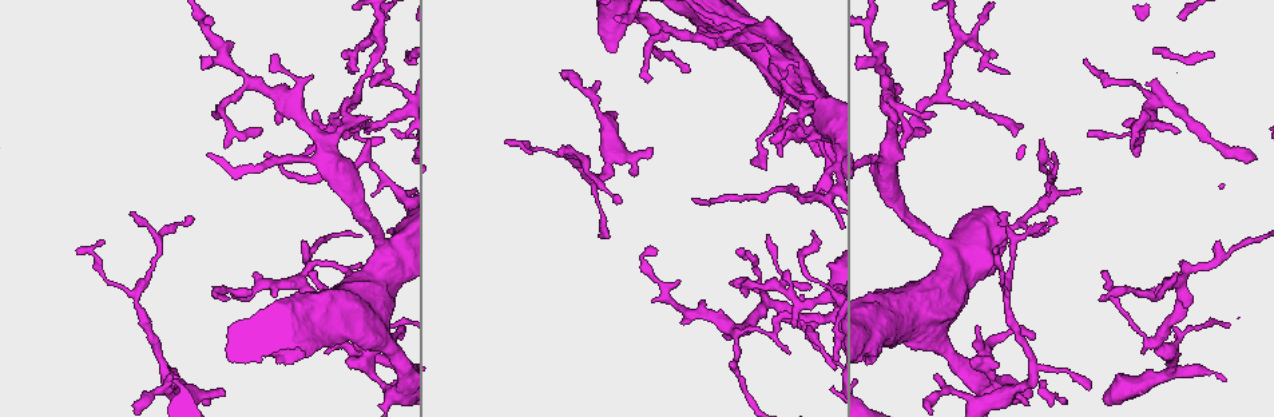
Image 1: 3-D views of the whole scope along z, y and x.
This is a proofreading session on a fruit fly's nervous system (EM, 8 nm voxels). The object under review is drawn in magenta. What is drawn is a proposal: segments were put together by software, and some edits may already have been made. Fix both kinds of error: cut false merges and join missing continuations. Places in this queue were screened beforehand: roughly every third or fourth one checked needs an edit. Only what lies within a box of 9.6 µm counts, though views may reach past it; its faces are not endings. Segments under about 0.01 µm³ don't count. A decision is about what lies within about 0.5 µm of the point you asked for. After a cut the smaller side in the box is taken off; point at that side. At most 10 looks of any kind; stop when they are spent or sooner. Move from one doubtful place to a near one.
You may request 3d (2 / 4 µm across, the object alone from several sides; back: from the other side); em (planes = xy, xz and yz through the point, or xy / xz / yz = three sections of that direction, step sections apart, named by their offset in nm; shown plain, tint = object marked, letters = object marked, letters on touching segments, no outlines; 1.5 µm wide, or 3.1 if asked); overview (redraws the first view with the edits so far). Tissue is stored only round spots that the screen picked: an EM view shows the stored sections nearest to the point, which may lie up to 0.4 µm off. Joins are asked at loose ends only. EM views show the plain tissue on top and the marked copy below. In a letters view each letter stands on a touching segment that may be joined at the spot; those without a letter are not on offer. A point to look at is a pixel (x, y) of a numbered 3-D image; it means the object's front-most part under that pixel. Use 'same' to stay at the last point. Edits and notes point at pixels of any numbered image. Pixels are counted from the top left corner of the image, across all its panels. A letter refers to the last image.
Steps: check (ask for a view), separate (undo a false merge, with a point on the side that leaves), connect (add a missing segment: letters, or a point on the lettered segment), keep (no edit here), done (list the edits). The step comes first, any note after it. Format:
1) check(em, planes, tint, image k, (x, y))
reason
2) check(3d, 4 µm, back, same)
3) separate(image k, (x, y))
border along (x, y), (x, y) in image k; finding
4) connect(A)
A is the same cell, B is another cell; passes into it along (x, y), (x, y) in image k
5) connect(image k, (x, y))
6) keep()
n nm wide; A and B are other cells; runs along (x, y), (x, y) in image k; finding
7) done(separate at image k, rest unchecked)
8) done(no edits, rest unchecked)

check(3d, 2 µm, image 1, (933, 116))
tapers out

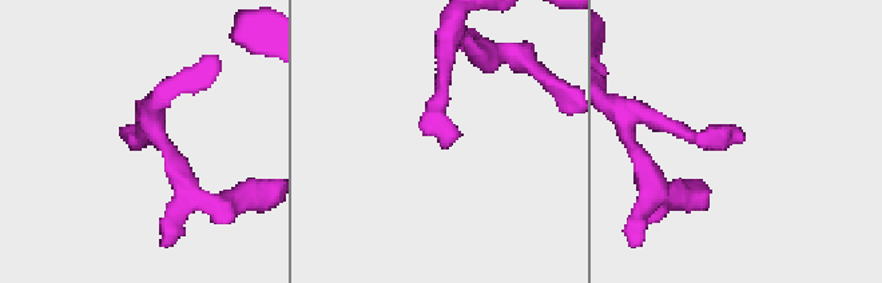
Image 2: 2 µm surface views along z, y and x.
check(em, planes, letters, image 2, (743, 137))
need the tissue

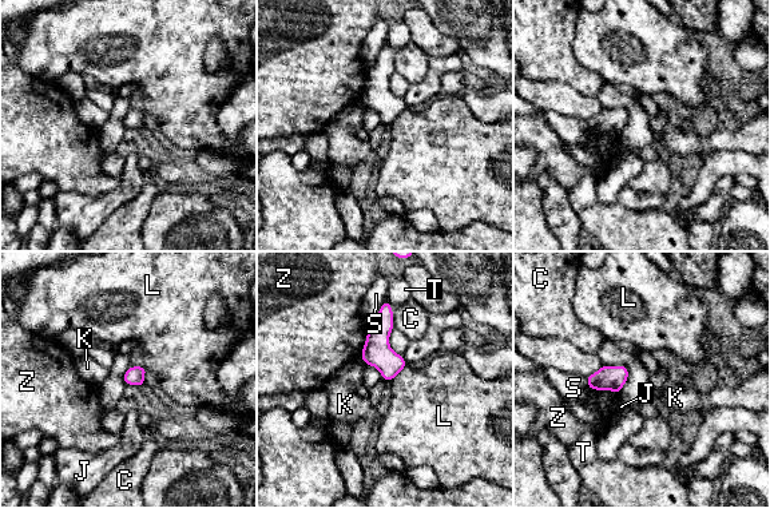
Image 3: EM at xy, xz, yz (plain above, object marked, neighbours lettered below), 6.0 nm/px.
keep()
Z touches over 190 nm; C, J, K, L, S, T and Z are other cells; border along (146, 366), (143, 387) in image 3; no lettered segment goes on from it

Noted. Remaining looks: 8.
check(em, xy, step 8, tint, image 1, (1053, 217))
thin end

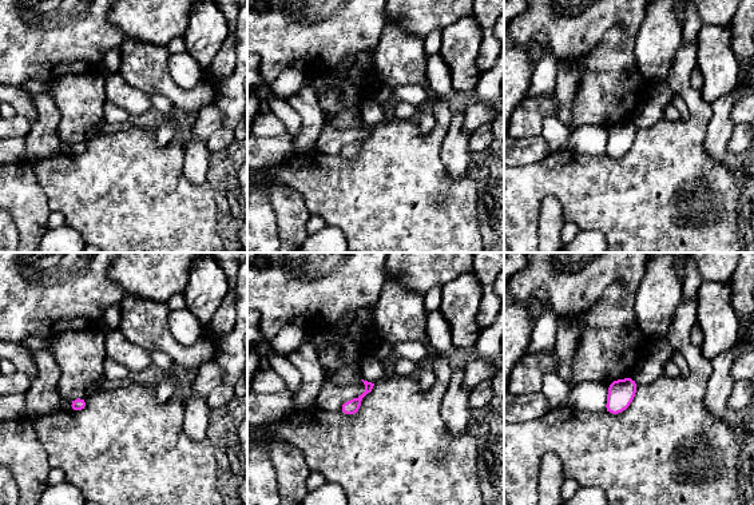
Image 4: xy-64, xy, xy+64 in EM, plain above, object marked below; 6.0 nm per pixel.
check(em, planes, letters, same)

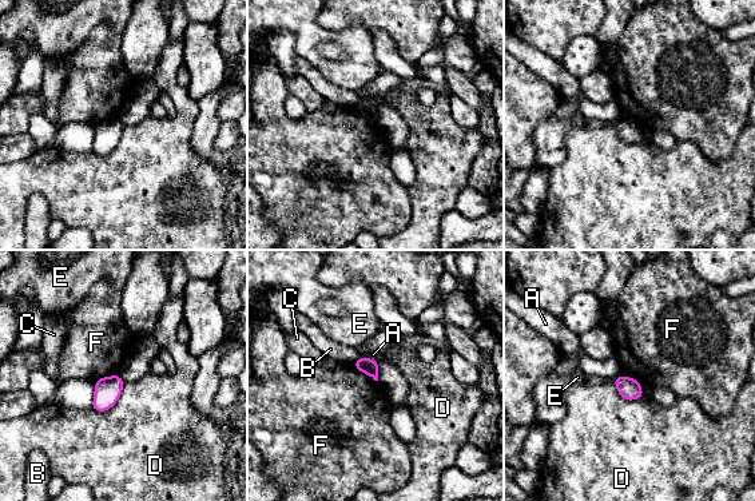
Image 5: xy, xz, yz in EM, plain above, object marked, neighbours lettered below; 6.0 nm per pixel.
keep()
A, B, C, D, E and F are other cells; border along (353, 364), (377, 381) in image 5; no lettered segment goes on from it

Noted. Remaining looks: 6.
check(em, planes, tint, image 1, (795, 133))
sharp bend

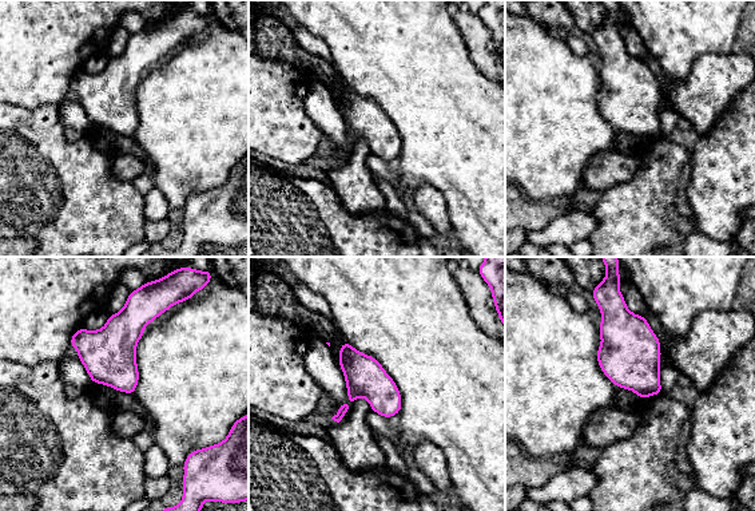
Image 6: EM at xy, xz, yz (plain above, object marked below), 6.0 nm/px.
check(em, planes, letters, same)
see the neighbours

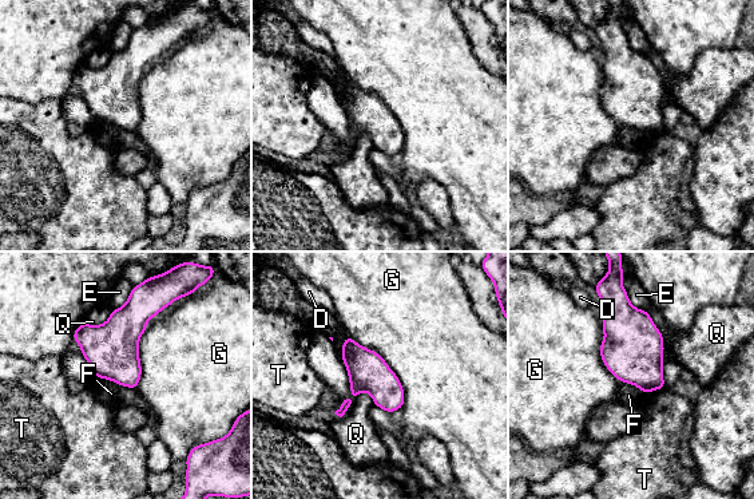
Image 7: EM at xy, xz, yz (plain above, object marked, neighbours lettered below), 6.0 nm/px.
keep()
D, E, F, G, Q and T are other cells; border along (348, 335), (396, 375), (403, 407) in image 7; continuous, no second neuron

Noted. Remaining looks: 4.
check(em, xy, step 8, letters, image 1, (892, 185))
calibre changes

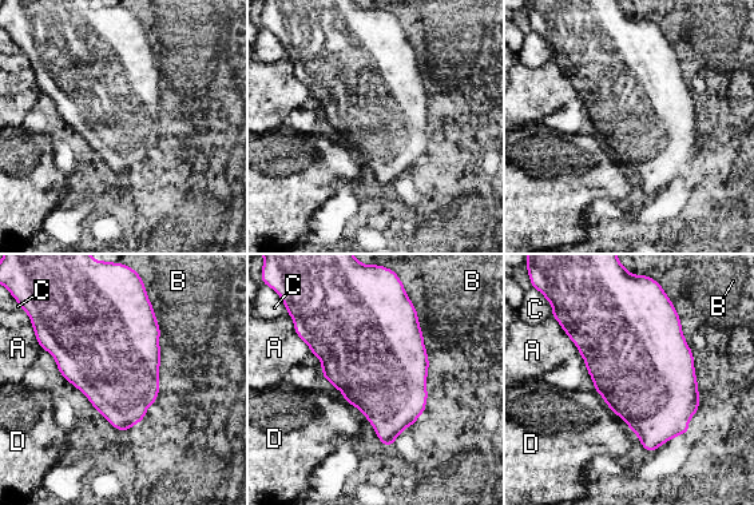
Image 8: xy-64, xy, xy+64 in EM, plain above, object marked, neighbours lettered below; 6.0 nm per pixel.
keep()
600 nm wide; A, B, C and D are other cells; border along (558, 323), (579, 353) in image 8; one neuron here

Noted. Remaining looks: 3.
done(no edits, rest unchecked)

